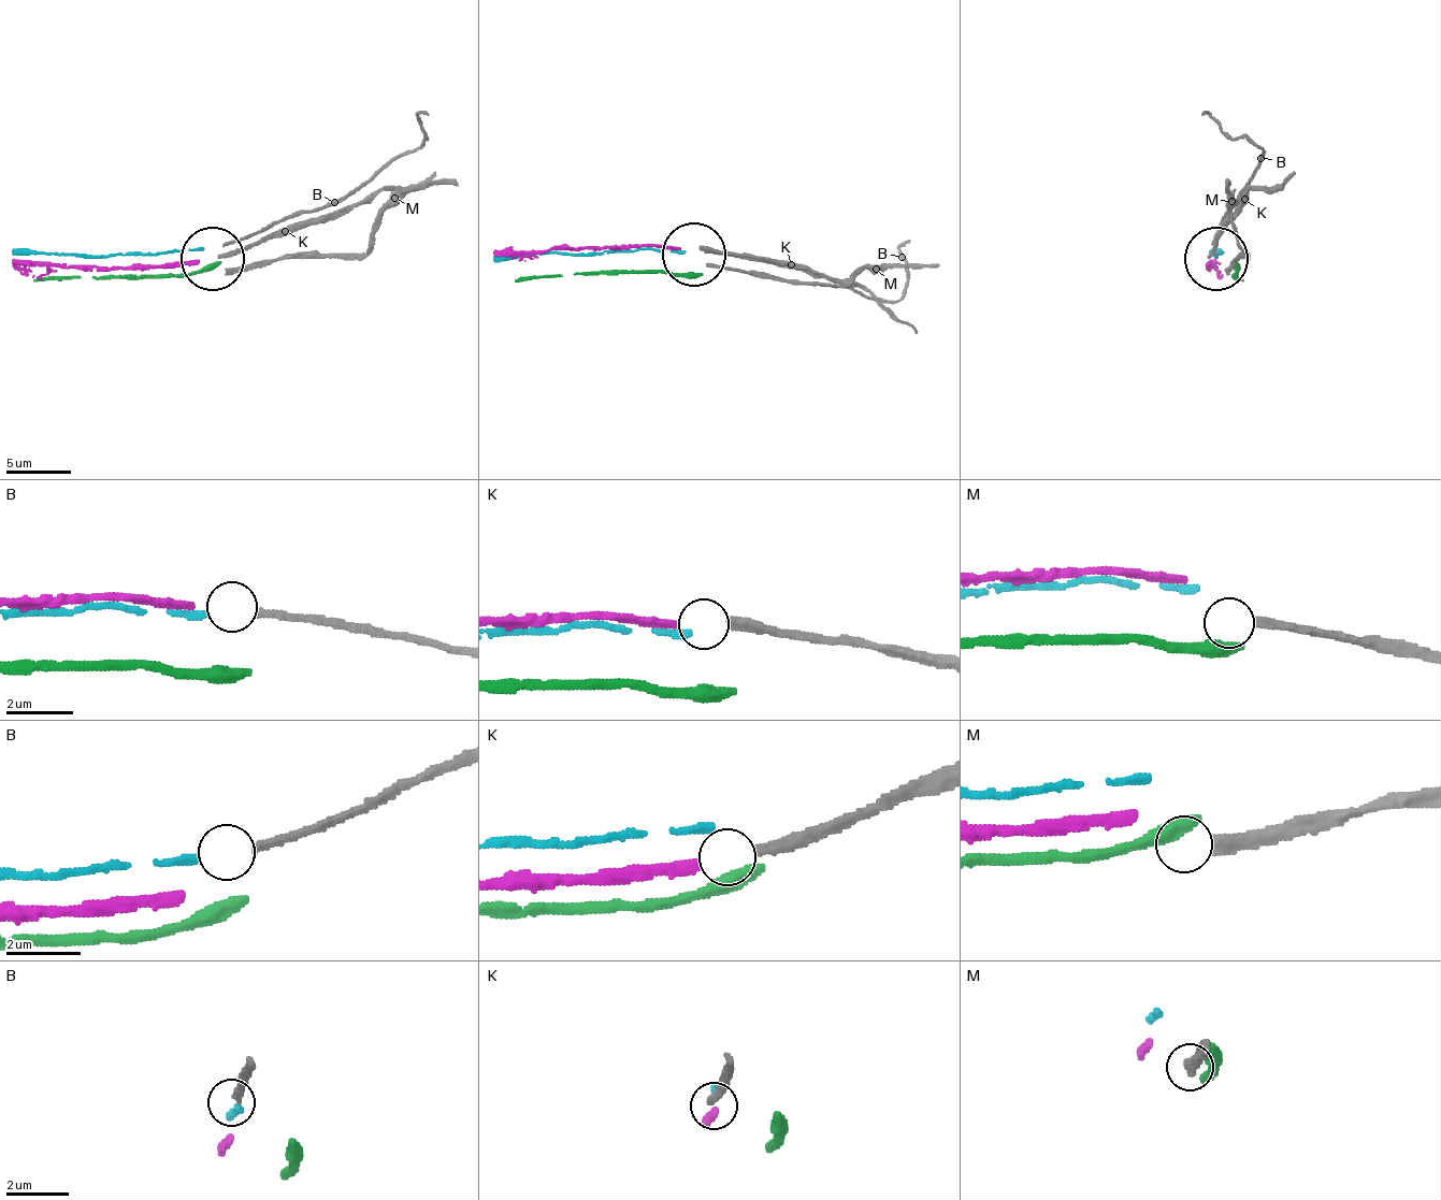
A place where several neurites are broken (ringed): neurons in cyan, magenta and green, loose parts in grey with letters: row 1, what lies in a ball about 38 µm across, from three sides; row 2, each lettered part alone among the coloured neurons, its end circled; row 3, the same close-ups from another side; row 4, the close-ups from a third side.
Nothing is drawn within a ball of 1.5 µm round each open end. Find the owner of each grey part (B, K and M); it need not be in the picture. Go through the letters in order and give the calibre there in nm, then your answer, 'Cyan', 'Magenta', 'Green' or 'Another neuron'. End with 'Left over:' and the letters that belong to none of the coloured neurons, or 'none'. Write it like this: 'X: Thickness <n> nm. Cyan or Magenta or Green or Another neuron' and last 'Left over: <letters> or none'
B: Thickness 200 nm. Cyan
K: Thickness 280 nm. Magenta
M: Thickness 280 nm. Another neuron
Left over: M

